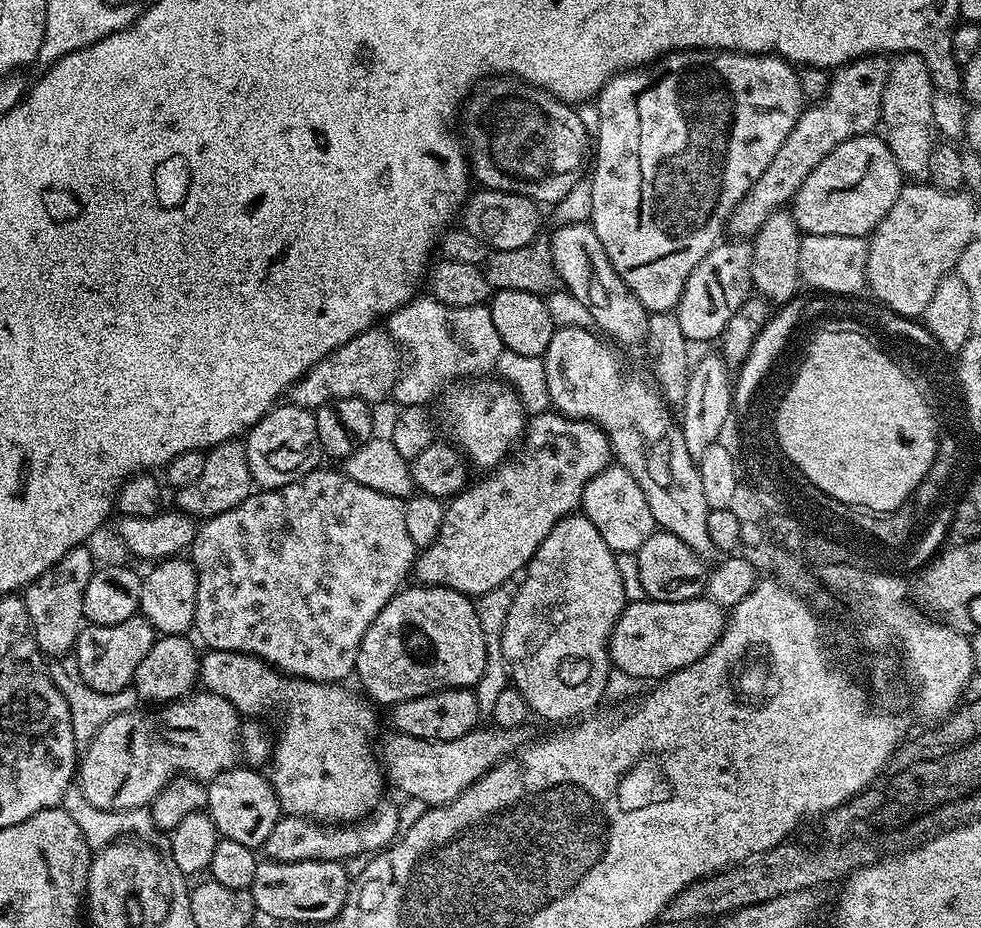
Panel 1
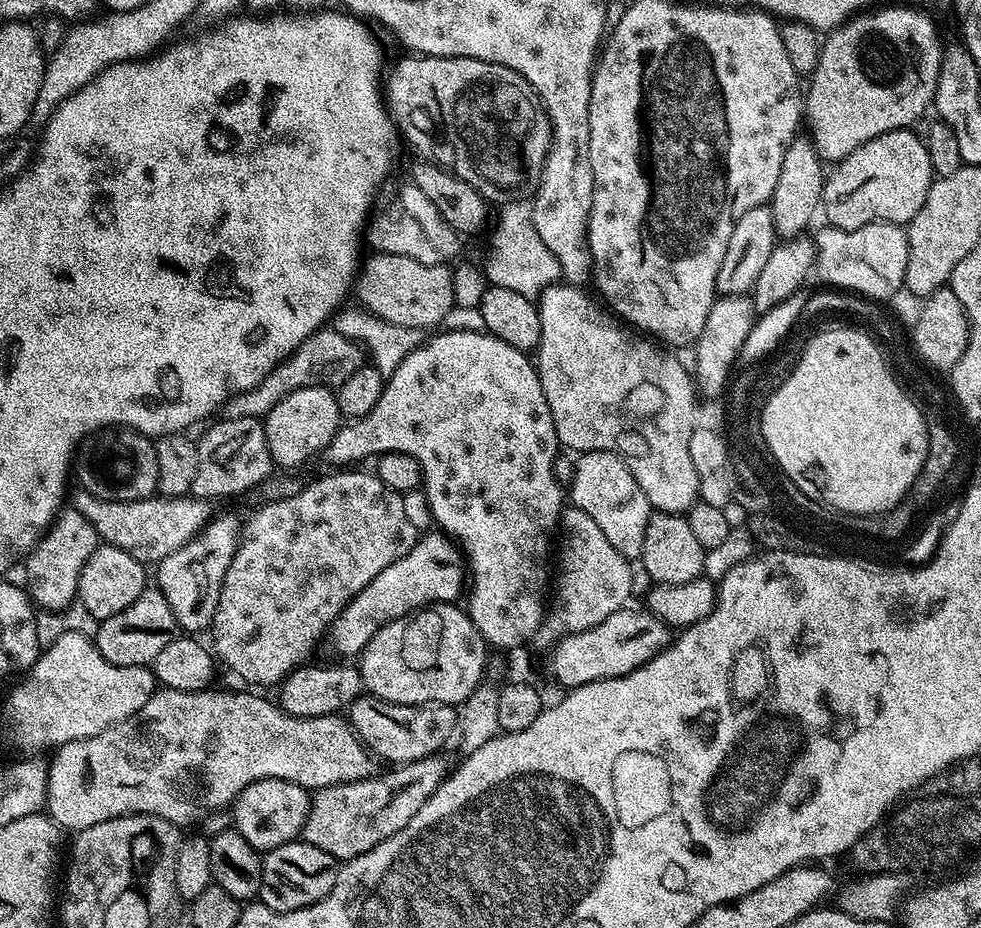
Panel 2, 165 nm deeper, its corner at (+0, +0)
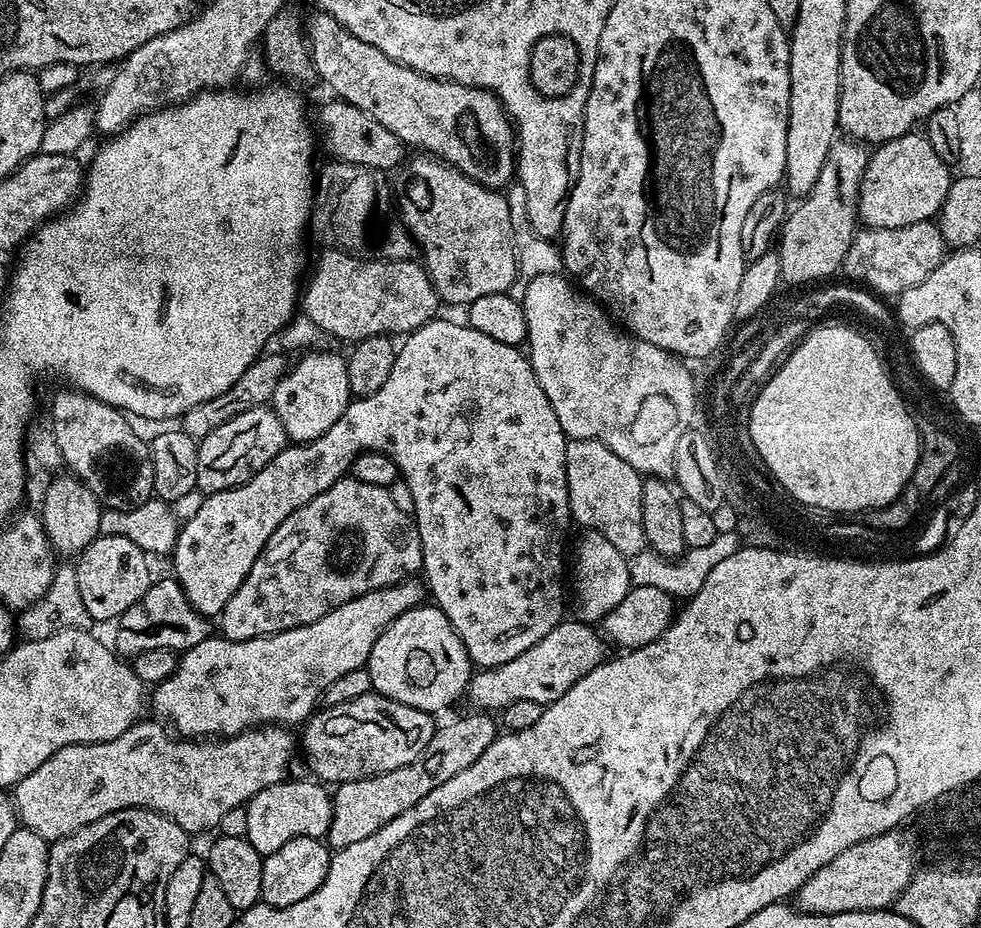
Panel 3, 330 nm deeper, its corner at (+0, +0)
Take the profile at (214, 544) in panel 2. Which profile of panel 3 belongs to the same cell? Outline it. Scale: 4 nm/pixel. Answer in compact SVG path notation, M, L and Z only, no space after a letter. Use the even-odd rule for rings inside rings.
M433 318L416 331L409 332L403 337L404 345L402 343L399 345L394 358L394 366L390 369L390 374L386 377L382 390L374 390L374 394L353 399L342 414L342 418L338 418L338 422L334 422L334 426L330 426L330 430L326 430L326 434L314 438L308 444L293 443L282 449L261 472L254 474L254 478L250 478L244 484L203 497L204 501L197 506L196 513L188 521L183 521L176 546L170 553L172 568L176 571L173 572L174 579L182 586L182 590L194 610L198 610L206 618L219 617L226 602L230 602L230 598L234 598L234 590L238 590L238 586L242 586L246 574L250 574L250 566L254 566L258 554L262 554L262 550L266 546L266 542L270 542L274 530L278 530L278 526L282 526L282 522L286 522L289 514L306 506L306 502L310 502L310 498L322 494L322 490L330 490L330 486L334 486L334 482L345 479L346 473L361 453L381 452L396 463L399 475L412 488L414 506L416 507L414 519L424 555L422 576L426 581L427 591L430 593L431 599L432 596L436 599L433 600L435 607L440 608L442 614L446 614L446 618L450 618L450 626L454 626L458 638L462 638L473 665L487 670L496 668L499 664L510 662L510 658L518 658L518 654L530 650L530 646L534 646L534 642L542 642L542 638L546 638L546 634L550 634L550 630L554 630L554 626L558 626L561 620L565 619L564 539L568 536L568 524L573 523L570 494L566 482L566 446L569 439L565 436L562 426L558 426L558 414L554 414L554 406L550 406L550 402L534 374L531 359L519 347L506 342L494 342L494 338L486 338L486 334L478 334L478 330L469 328L467 323L455 324L452 320L440 319Z

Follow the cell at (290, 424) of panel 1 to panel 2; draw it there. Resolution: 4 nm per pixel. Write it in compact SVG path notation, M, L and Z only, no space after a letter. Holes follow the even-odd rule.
M310 386L294 390L294 394L286 394L286 398L282 398L282 402L270 410L262 423L273 465L280 467L281 464L281 469L296 470L315 452L323 453L327 449L336 431L342 427L342 417L333 389Z

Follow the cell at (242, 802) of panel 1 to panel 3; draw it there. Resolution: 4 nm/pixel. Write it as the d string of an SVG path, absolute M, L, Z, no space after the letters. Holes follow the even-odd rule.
M285 778L279 784L271 784L268 788L262 789L258 794L254 794L254 798L246 805L248 809L246 838L254 846L254 850L258 850L263 857L274 854L278 846L286 846L286 842L299 836L309 836L315 840L327 837L332 825L333 793L315 779L292 779Z

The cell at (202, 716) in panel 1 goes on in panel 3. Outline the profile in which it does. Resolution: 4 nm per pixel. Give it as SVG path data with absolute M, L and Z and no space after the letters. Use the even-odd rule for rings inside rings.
M152 720L145 724L137 722L113 740L60 748L53 756L46 758L38 770L26 774L26 778L14 785L14 807L19 823L51 842L61 840L90 822L98 822L98 818L111 812L123 808L148 808L169 816L189 834L204 832L207 828L212 830L234 807L247 805L254 794L285 779L289 775L288 763L292 760L292 751L298 748L297 741L295 744L288 733L291 731L284 726L249 728L237 736L223 738L192 739L181 738L163 723L160 724Z

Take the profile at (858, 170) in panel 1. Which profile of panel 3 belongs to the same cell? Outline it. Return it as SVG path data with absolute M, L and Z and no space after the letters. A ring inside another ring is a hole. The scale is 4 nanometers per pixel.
M909 134L884 141L869 155L864 177L860 180L859 219L869 228L905 228L914 222L932 220L944 205L954 179L948 168L946 161L934 154L934 146L930 146L923 135Z

